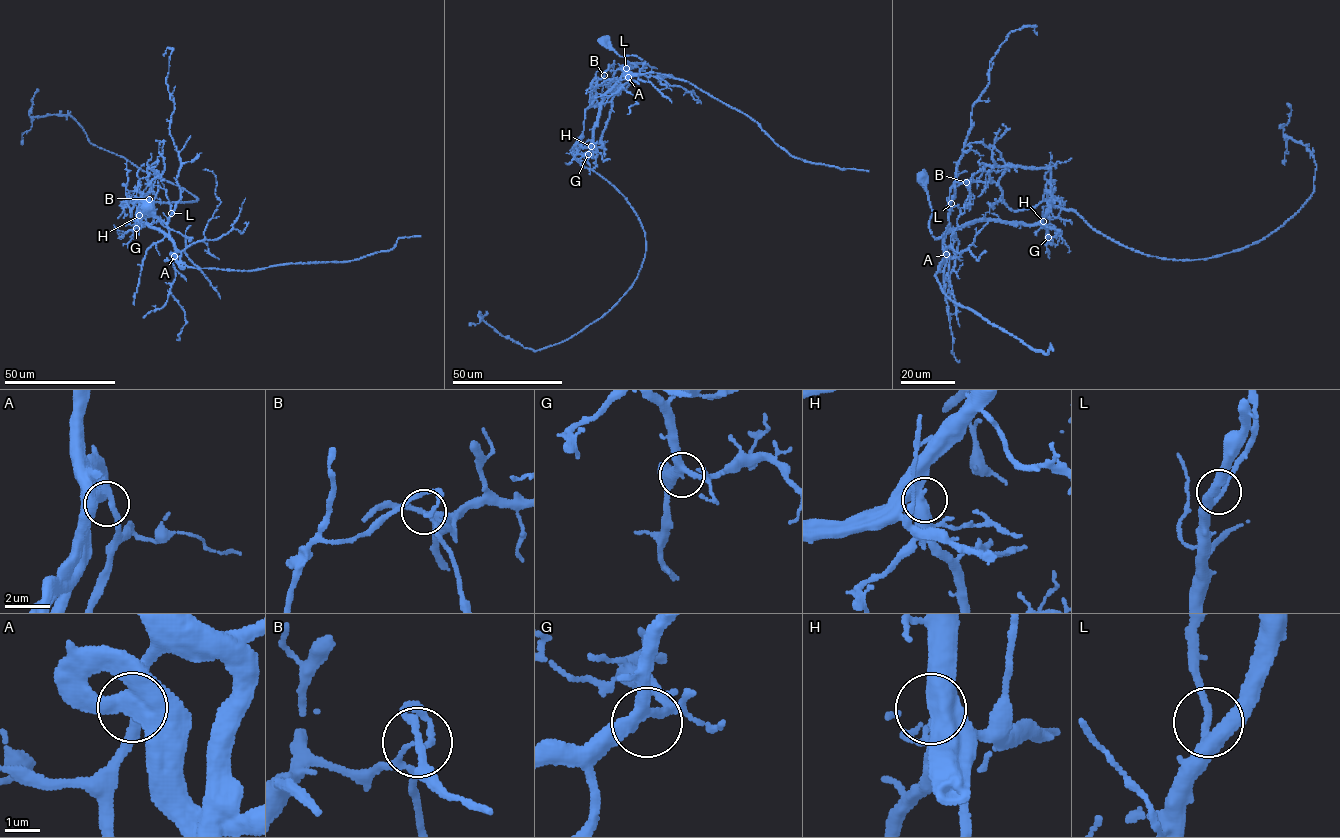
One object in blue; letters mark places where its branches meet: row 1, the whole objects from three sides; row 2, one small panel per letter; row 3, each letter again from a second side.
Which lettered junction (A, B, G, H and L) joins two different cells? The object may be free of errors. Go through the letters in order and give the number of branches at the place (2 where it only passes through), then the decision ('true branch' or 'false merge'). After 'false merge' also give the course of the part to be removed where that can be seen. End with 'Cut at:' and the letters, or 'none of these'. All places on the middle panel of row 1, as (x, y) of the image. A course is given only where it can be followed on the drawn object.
A: branches 2; true branch
B: branches 2; false merge; course (604, 75), (573, 154), (636, 213), (642, 267), (606, 312), (535, 351), (487, 324), (478, 316), (487, 311)
G: branches 3; true branch
H: branches 2; true branch
L: branches 3; true branch
Cut at: B

